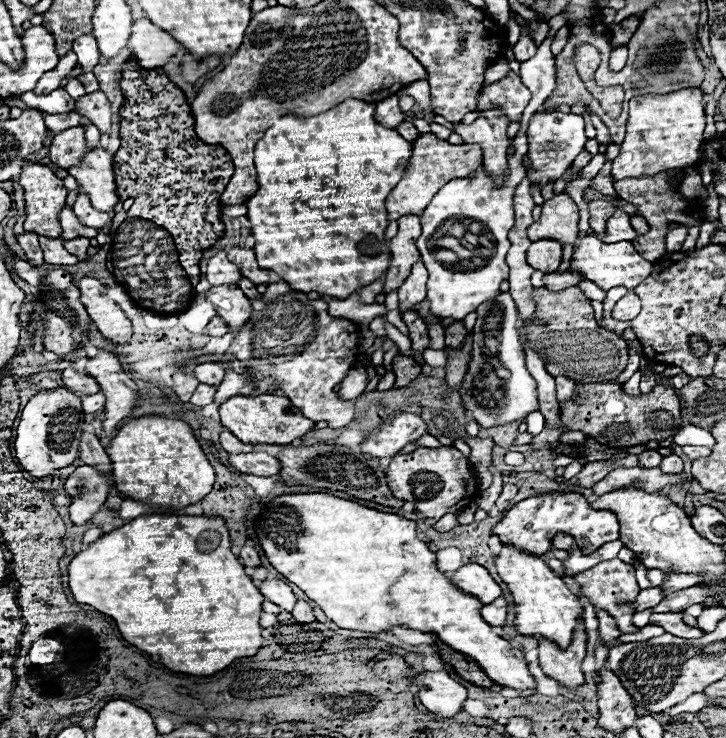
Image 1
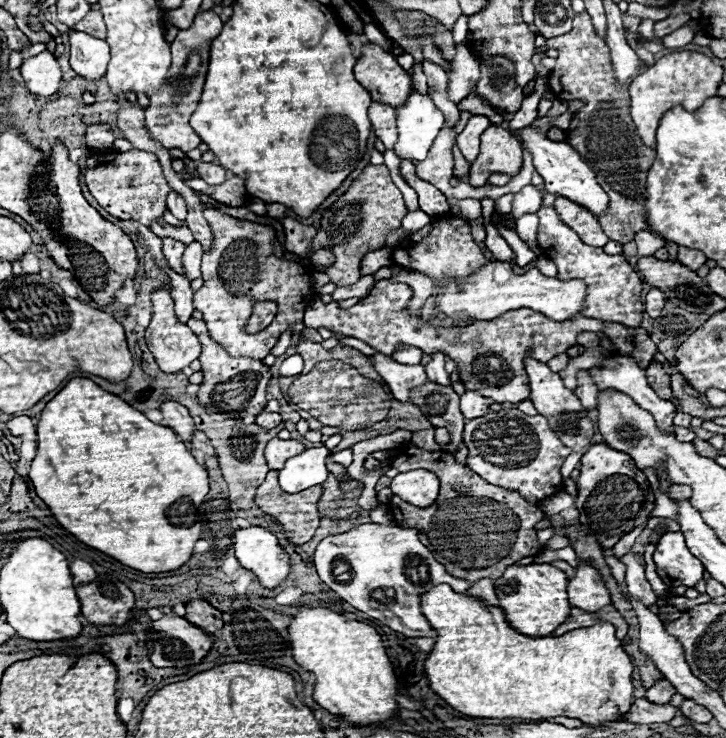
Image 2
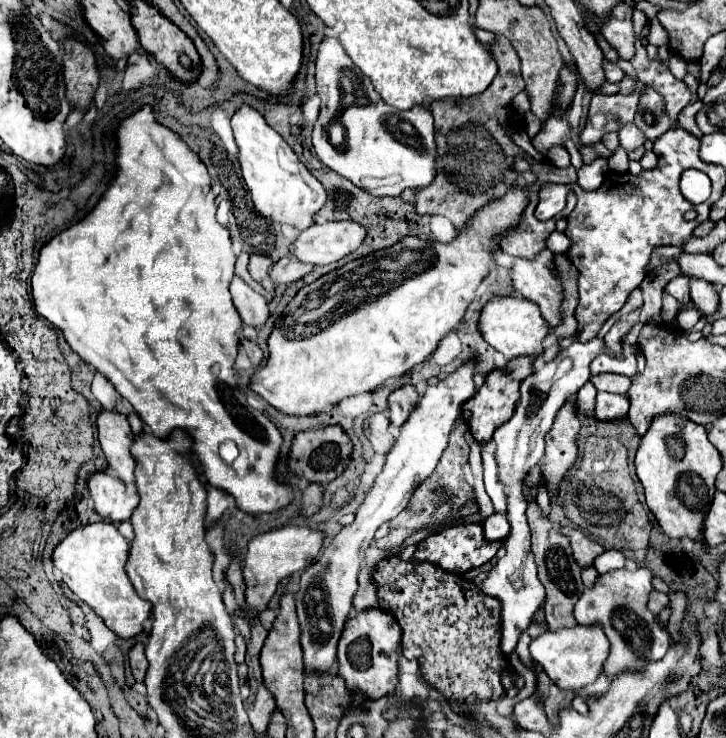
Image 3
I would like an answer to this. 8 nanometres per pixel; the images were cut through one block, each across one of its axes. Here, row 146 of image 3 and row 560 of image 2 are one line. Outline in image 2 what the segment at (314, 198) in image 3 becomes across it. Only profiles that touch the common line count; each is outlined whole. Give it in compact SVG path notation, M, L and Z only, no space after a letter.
M252 526L234 534L234 552L242 568L250 570L264 588L280 586L290 574L290 556L266 528Z

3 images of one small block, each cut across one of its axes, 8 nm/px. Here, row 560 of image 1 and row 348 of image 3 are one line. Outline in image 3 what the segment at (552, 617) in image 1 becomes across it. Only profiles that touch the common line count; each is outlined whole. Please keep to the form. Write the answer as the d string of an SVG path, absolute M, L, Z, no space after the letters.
M492 296L480 314L480 330L492 348L496 348L506 360L514 360L518 356L540 356L544 352L542 340L550 332L550 326L542 318L540 308L532 302L520 300L516 296Z

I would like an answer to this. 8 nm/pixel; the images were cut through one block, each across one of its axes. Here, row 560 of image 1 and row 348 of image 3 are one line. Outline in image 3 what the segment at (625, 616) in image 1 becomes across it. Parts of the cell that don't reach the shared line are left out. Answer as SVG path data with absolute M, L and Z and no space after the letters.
M640 308L626 314L626 316L620 316L620 320L610 328L610 332L604 336L604 344L606 344L606 354L612 356L612 358L622 358L622 336L634 328L638 322L640 322Z

